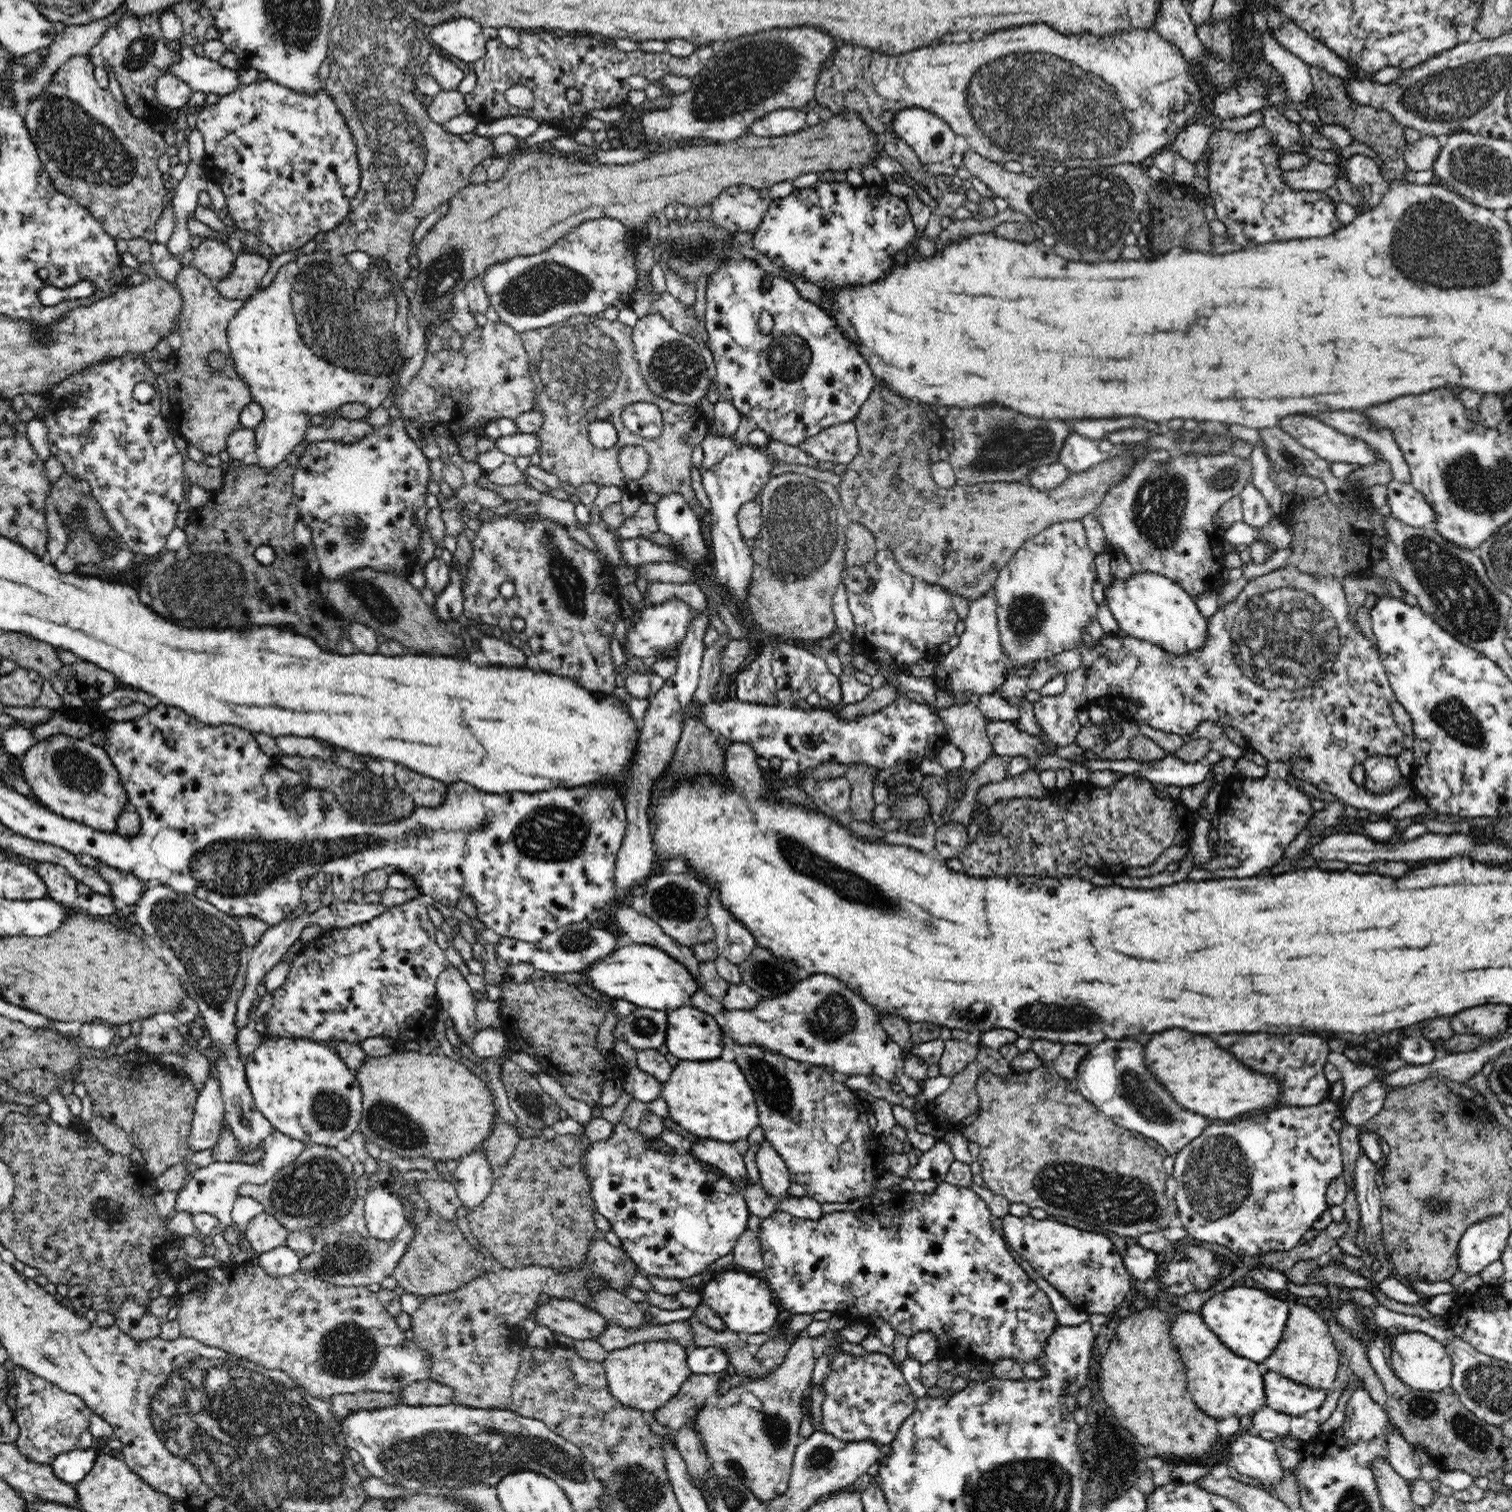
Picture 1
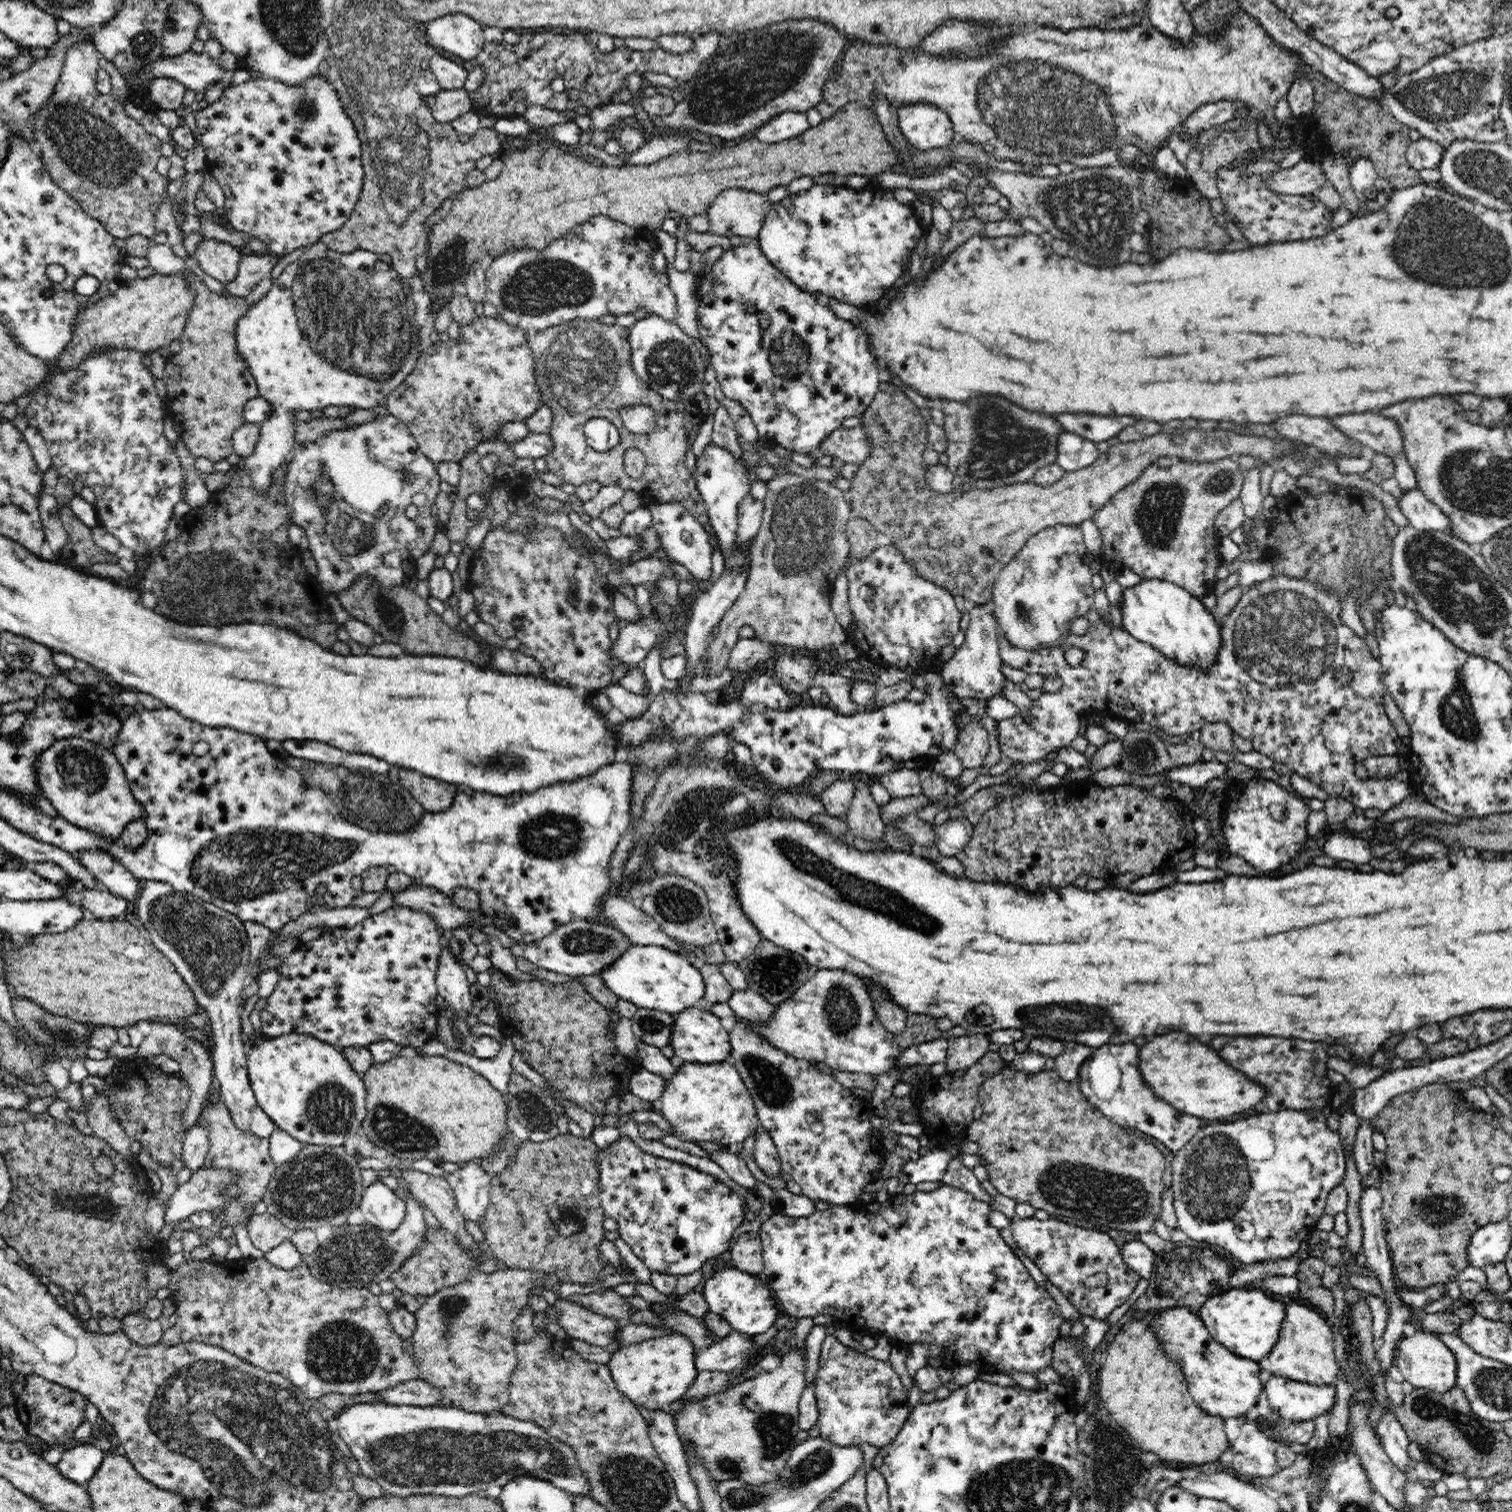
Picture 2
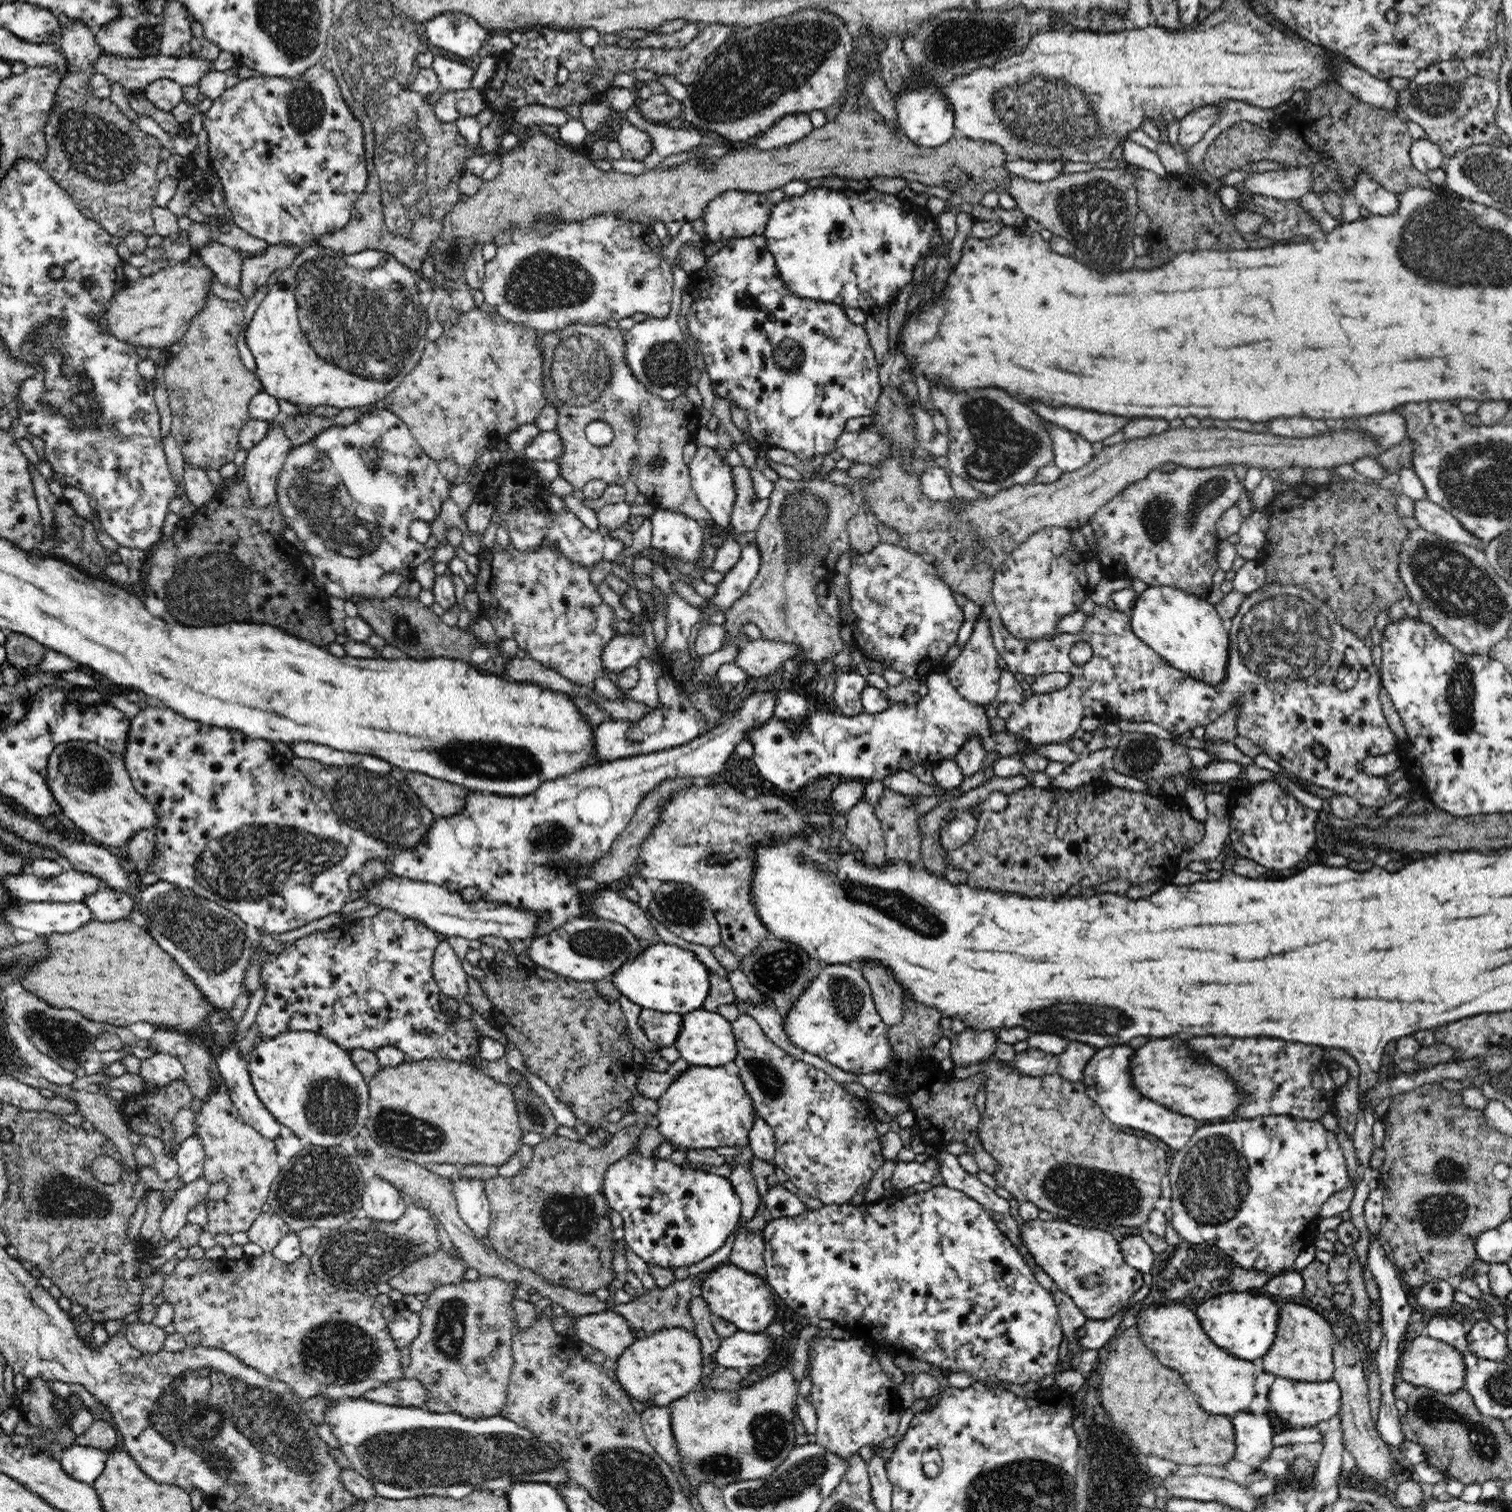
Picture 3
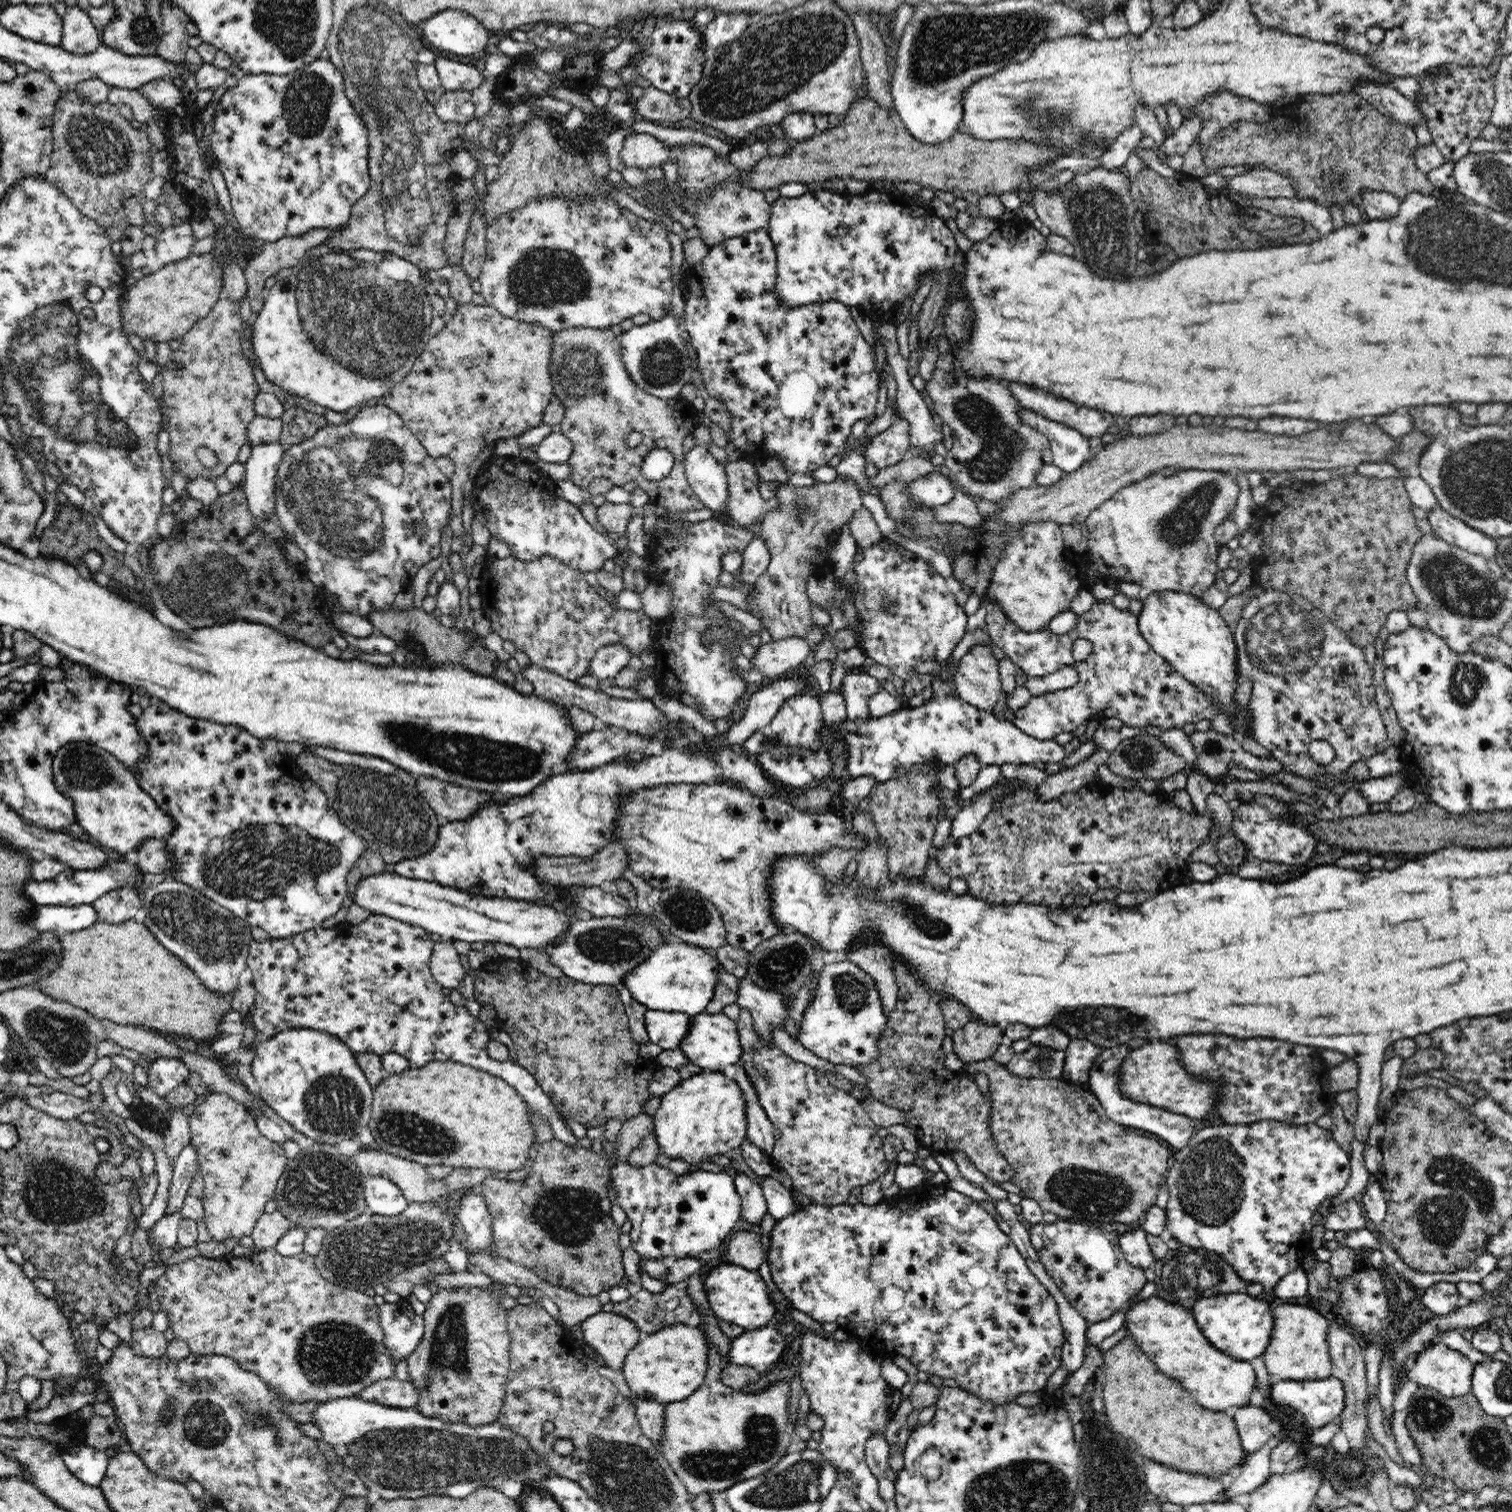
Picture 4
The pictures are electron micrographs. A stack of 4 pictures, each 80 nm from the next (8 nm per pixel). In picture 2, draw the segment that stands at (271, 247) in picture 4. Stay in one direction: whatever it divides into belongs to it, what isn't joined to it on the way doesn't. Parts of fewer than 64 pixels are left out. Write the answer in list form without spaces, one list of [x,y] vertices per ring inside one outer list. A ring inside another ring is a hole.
[[[271,252],[265,255],[242,256],[234,280],[225,284],[227,294],[239,298],[248,296],[260,280],[270,275],[272,268],[282,257]]]

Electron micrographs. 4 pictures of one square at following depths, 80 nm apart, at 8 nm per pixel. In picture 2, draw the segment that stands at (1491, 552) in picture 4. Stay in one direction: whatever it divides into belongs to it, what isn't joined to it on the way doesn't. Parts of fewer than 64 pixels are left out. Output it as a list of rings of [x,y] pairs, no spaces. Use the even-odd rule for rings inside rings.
[[[1420,489],[1403,490],[1397,498],[1398,508],[1409,520],[1409,524],[1421,531],[1438,531],[1451,535],[1451,522],[1448,514],[1430,502]]]

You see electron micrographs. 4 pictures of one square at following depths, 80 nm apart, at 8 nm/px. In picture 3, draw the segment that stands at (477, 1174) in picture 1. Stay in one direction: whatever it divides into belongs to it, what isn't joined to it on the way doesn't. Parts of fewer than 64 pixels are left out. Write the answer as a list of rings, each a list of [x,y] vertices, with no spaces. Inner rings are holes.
[[[454,1177],[452,1181],[462,1221],[472,1229],[476,1237],[487,1236],[491,1213],[486,1196],[486,1181],[466,1177]]]

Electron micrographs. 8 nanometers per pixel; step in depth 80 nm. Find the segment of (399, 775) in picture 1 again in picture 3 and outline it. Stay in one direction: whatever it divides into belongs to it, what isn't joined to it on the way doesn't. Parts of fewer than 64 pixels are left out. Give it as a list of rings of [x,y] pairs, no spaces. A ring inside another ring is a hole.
[[[408,771],[405,781],[436,817],[456,814],[464,806],[466,793],[470,791],[464,786],[412,771]]]

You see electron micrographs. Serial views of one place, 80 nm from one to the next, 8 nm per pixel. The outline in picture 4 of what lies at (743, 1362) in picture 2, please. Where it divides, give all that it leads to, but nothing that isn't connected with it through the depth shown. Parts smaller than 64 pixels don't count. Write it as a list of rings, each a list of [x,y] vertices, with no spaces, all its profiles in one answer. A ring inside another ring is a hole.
[[[778,1311],[766,1326],[744,1331],[740,1336],[733,1338],[728,1352],[729,1362],[738,1366],[753,1366],[761,1372],[766,1371],[786,1349],[785,1336],[778,1332],[776,1323],[787,1321],[788,1316]]]

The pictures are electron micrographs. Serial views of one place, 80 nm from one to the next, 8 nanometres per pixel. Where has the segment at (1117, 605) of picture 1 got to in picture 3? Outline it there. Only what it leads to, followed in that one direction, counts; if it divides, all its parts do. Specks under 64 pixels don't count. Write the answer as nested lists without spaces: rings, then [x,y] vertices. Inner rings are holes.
[[[1170,585],[1149,586],[1142,594],[1138,594],[1135,600],[1135,608],[1128,611],[1134,635],[1177,670],[1219,688],[1219,684],[1226,674],[1228,658],[1230,658],[1230,636],[1216,612],[1215,606],[1205,598],[1187,594],[1184,590]]]

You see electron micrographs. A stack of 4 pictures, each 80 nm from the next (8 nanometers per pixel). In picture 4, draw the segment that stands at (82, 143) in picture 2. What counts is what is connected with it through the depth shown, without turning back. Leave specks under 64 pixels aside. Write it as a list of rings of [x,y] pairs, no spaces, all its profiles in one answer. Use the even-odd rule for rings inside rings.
[[[79,6],[61,9],[63,37],[61,47],[72,54],[86,56],[101,44],[101,35],[95,29],[92,19]],[[77,86],[76,89],[59,95],[52,121],[54,152],[45,180],[62,190],[83,215],[94,219],[105,229],[110,226],[120,231],[128,226],[142,228],[146,224],[142,204],[147,200],[143,196],[143,186],[154,178],[152,160],[156,154],[151,152],[147,132],[132,128],[131,122],[120,114],[115,104],[108,102],[89,104],[80,98]]]

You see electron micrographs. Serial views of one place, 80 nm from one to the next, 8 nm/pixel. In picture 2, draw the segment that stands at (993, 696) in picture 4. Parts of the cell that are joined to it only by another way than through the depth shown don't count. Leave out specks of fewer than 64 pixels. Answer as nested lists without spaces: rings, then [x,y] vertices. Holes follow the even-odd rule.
[[[976,605],[970,611],[970,626],[966,630],[964,642],[957,646],[956,653],[945,662],[942,672],[939,673],[950,692],[960,699],[966,698],[969,701],[979,698],[986,700],[1000,693],[1005,676],[1000,671],[1003,661],[998,642],[999,625],[997,619],[989,612],[988,607]]]

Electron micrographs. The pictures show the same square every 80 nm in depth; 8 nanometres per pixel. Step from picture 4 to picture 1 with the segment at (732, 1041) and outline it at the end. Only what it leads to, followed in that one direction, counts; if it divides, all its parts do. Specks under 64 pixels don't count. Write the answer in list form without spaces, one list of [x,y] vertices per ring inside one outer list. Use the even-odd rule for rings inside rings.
[[[684,1004],[682,1007],[667,1012],[667,1029],[665,1045],[669,1048],[670,1054],[679,1058],[680,1061],[703,1061],[720,1058],[724,1048],[724,1038],[721,1027],[716,1019],[706,1012]]]

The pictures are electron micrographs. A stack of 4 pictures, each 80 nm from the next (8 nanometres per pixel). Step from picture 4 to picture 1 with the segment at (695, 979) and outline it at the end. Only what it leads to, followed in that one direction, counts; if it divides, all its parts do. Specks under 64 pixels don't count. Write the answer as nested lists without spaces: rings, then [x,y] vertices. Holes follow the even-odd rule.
[[[631,943],[614,950],[583,973],[591,988],[598,993],[614,1000],[626,1000],[637,1007],[666,1012],[687,1004],[694,992],[700,989],[691,972],[680,961],[676,962],[656,946],[642,943]]]

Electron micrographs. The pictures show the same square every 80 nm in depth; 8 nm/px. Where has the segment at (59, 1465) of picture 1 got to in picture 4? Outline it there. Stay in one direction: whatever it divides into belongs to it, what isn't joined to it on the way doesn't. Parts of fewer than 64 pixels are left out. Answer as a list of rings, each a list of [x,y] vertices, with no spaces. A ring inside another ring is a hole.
[[[74,1445],[63,1450],[62,1455],[67,1469],[78,1480],[93,1487],[99,1486],[109,1461],[105,1451],[87,1445]]]

